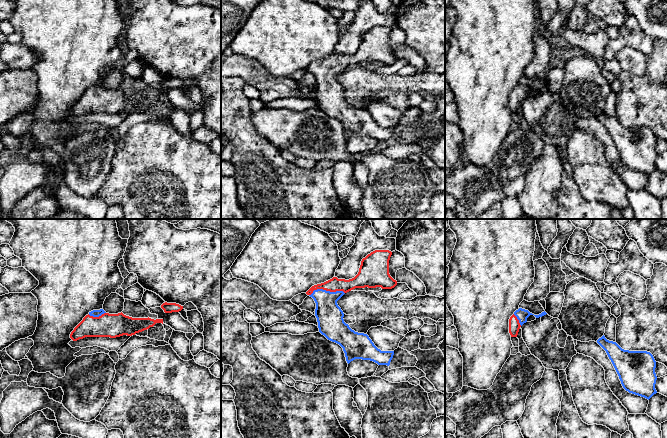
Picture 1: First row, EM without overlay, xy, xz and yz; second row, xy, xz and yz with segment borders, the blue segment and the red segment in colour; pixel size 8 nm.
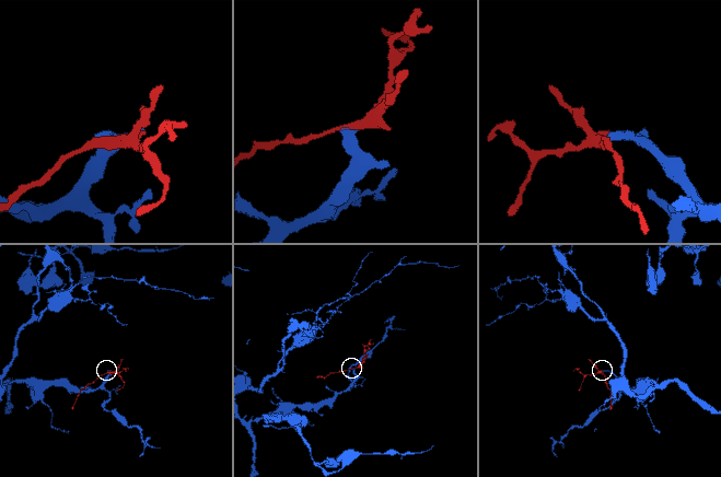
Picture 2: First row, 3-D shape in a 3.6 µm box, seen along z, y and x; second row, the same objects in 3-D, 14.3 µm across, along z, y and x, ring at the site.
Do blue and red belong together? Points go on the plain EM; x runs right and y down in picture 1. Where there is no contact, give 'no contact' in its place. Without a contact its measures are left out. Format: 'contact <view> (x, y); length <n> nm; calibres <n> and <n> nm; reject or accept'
contact xz (325, 66); length 280 nm; calibres 220 and 110 nm; accept

